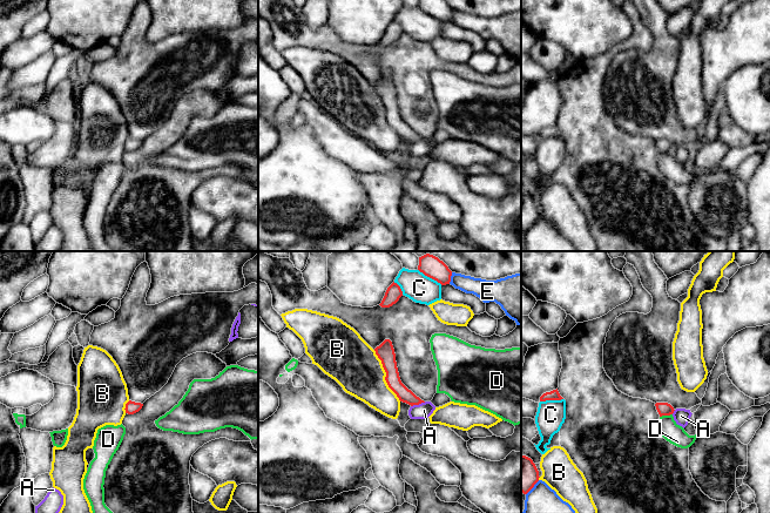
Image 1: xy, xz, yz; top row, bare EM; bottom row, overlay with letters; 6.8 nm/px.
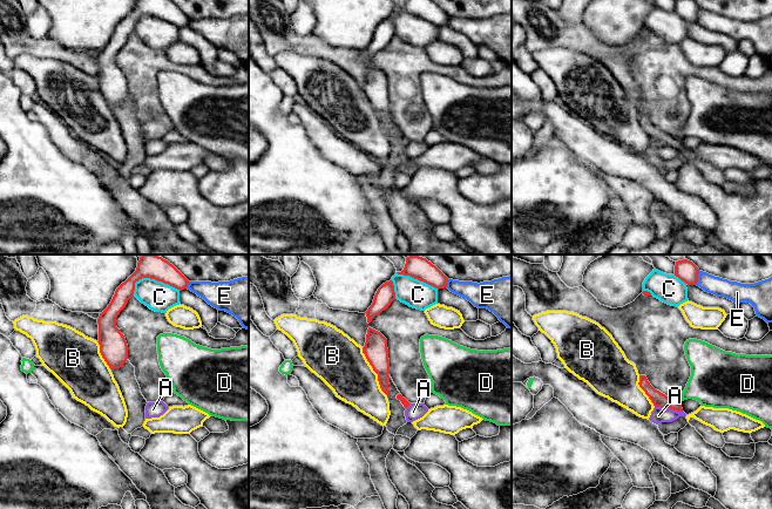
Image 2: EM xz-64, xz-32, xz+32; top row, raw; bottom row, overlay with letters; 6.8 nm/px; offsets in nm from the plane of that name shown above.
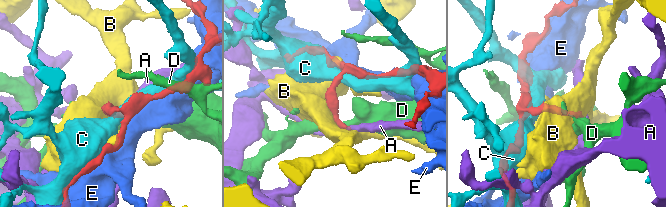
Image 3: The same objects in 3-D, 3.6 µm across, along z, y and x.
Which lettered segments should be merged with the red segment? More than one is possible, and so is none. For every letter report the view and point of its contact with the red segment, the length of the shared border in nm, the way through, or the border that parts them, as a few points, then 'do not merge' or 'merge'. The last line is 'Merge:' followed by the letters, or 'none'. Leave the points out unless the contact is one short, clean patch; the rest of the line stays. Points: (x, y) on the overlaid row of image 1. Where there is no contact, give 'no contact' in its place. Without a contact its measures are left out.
A: xz (418, 404) | 110 nm | along xz (425, 402), (411, 406) | do not merge
B: xz (386, 376) | 400 nm | do not merge
C: xz (430, 277) | 200 nm | do not merge
D: yz (666, 414) | 90 nm | along yz (671, 413), (660, 417) | do not merge
E: xz (450, 278) | 80 nm | do not merge
Merge: none

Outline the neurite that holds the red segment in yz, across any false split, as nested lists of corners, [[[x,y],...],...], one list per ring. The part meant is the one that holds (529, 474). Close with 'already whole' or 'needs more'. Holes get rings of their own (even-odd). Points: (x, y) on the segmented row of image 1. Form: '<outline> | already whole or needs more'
[[[521,454],[521,492],[527,494],[539,481],[539,471],[533,460]]] | already whole

